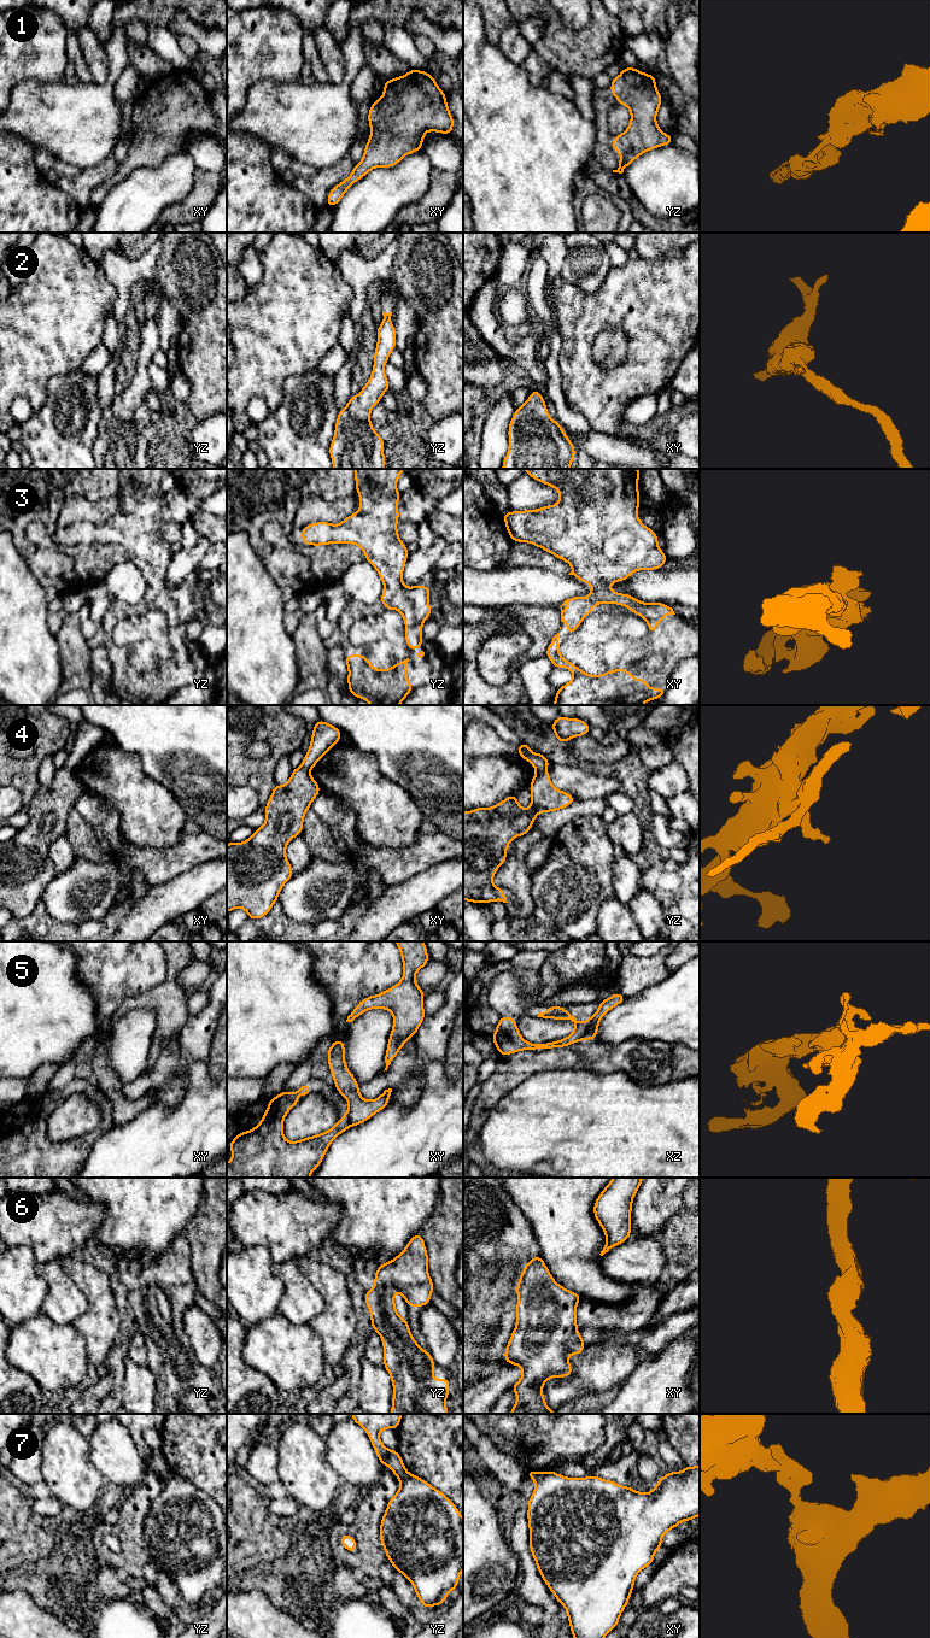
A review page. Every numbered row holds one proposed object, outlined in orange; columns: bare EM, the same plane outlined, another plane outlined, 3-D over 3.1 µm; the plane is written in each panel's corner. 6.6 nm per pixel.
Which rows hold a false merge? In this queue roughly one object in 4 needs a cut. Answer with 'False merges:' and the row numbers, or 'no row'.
False merges: 4, 5, 7

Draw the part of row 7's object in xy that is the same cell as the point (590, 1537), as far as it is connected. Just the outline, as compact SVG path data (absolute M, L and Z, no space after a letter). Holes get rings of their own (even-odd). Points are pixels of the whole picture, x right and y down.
M685 1464L685 1468L678 1473L671 1470L665 1476L660 1476L655 1487L647 1493L638 1492L630 1486L622 1486L596 1475L578 1479L563 1476L554 1470L549 1470L542 1480L536 1483L533 1493L527 1501L527 1505L531 1554L536 1561L538 1572L549 1590L555 1595L557 1602L565 1607L573 1638L606 1638L606 1636L619 1625L620 1615L626 1608L634 1587L634 1579L637 1574L643 1568L653 1564L655 1552L660 1548L663 1548L661 1543L662 1537L669 1530L677 1528L682 1521L691 1521L692 1519L700 1516L700 1464L695 1467Z

